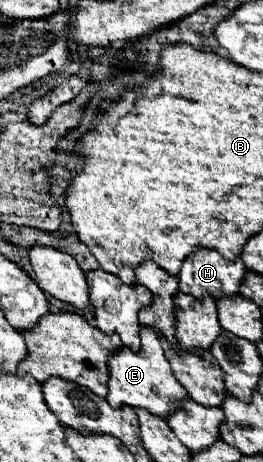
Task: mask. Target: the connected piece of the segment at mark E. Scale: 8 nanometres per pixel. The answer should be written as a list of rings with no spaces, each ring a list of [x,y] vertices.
[[[141,327],[139,337],[141,337],[141,349],[137,353],[133,353],[127,347],[121,347],[115,353],[111,353],[107,363],[109,365],[107,401],[111,407],[121,405],[143,407],[149,409],[153,415],[163,417],[167,415],[167,411],[171,411],[171,407],[175,407],[175,403],[179,403],[179,395],[187,395],[187,391],[183,391],[179,381],[173,377],[169,361],[155,331],[151,331],[151,327]]]

